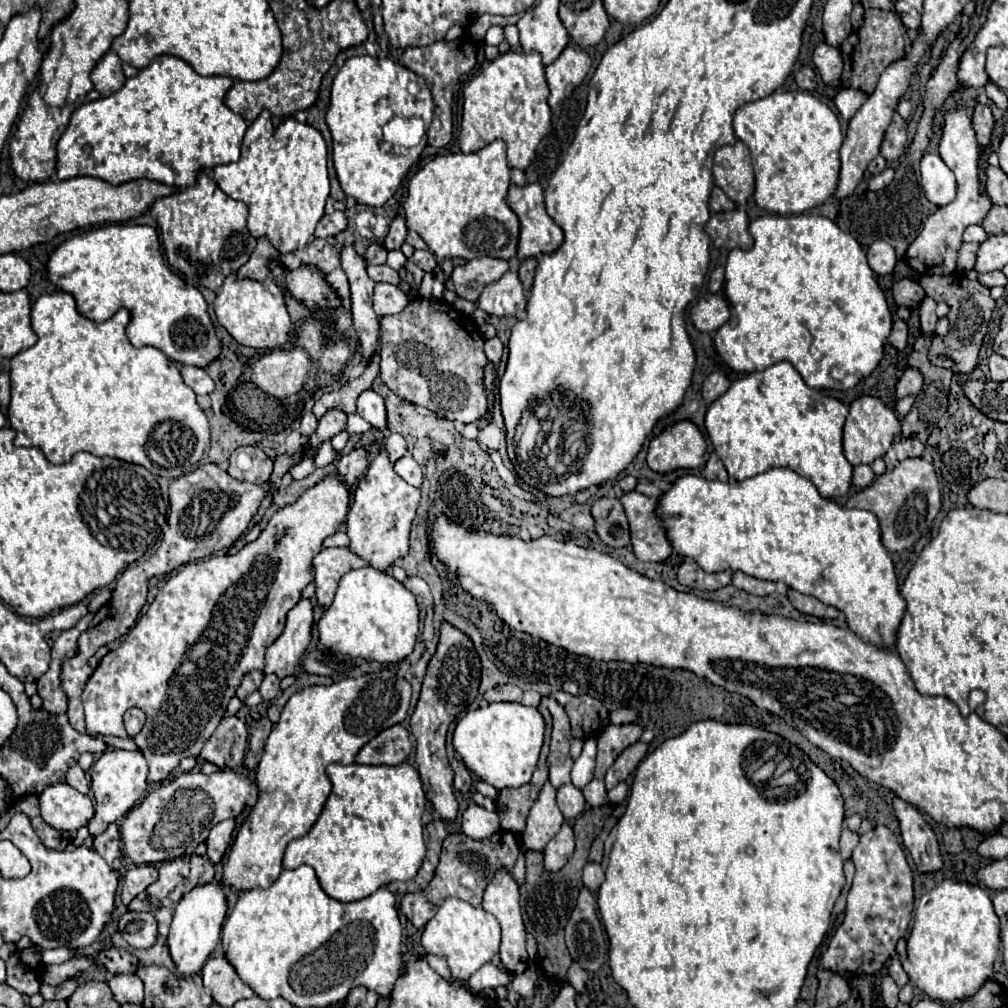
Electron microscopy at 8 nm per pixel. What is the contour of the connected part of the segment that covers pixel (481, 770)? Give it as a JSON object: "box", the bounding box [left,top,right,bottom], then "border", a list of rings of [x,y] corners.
{"box":[452,703,544,791],"border":[[[488,703],[486,707],[468,711],[458,721],[454,729],[452,745],[460,755],[460,759],[464,761],[464,765],[468,767],[468,771],[472,771],[482,781],[486,781],[488,785],[500,791],[504,787],[522,787],[524,783],[528,783],[528,779],[532,777],[532,771],[536,769],[542,741],[544,741],[544,719],[536,707],[526,707],[522,703]]]}

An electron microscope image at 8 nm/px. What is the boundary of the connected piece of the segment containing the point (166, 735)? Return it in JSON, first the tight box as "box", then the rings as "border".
{"box":[82,473,348,783],"border":[[[338,473],[324,477],[318,485],[304,491],[296,503],[276,511],[260,537],[236,555],[208,557],[180,567],[182,571],[174,571],[120,647],[110,651],[88,679],[82,693],[88,735],[100,733],[128,739],[122,717],[126,709],[140,707],[146,715],[146,723],[132,741],[148,761],[148,783],[168,779],[184,757],[198,757],[224,717],[228,701],[236,695],[240,679],[244,679],[248,671],[264,669],[266,649],[280,637],[286,613],[300,601],[304,587],[314,579],[312,559],[322,551],[324,539],[334,535],[346,519],[348,505],[348,485]]]}

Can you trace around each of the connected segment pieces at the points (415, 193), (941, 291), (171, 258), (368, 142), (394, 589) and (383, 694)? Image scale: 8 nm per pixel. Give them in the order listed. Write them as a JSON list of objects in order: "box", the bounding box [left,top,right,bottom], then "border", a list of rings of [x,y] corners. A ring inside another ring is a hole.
[{"box":[404,139,520,259],"border":[[[502,139],[492,141],[476,153],[448,153],[428,161],[408,183],[408,199],[404,201],[406,225],[416,231],[426,245],[440,259],[476,259],[476,257],[516,257],[520,223],[516,213],[508,207],[506,195],[510,187],[510,167],[506,163],[506,143]]]},{"box":[920,275,994,373],"border":[[[924,275],[920,279],[920,285],[924,287],[926,295],[934,297],[936,301],[944,301],[950,307],[948,319],[950,319],[950,333],[946,337],[934,337],[928,359],[932,365],[944,367],[948,361],[948,367],[954,373],[970,373],[978,363],[978,353],[988,329],[988,321],[992,317],[994,299],[990,297],[990,289],[980,285],[978,281],[970,281],[966,277],[940,277],[940,275]]]},{"box":[150,173,256,291],"border":[[[206,173],[198,175],[196,185],[186,187],[176,195],[158,199],[150,213],[158,221],[168,263],[184,275],[188,285],[194,287],[202,285],[212,291],[222,287],[224,279],[236,273],[256,247],[256,239],[246,229],[248,207],[220,191]]]},{"box":[326,57,434,207],"border":[[[350,57],[334,77],[326,123],[332,133],[332,159],[340,187],[360,205],[382,207],[396,193],[410,165],[419,160],[427,145],[424,139],[418,146],[402,149],[384,141],[382,125],[394,115],[420,117],[426,127],[432,123],[434,103],[424,79],[390,59]],[[397,149],[403,153],[398,154]]]},{"box":[318,567,418,663],"border":[[[364,567],[340,579],[334,603],[324,609],[318,629],[320,643],[334,653],[378,663],[398,663],[414,651],[418,637],[418,605],[414,595],[392,575]]]},{"box":[222,671,410,891],"border":[[[380,671],[356,679],[348,677],[330,687],[314,685],[288,699],[280,721],[264,743],[264,755],[256,767],[260,795],[224,859],[222,887],[252,891],[270,887],[278,879],[286,845],[312,829],[330,795],[332,785],[324,773],[326,767],[330,763],[352,763],[362,745],[380,731],[402,723],[410,693],[410,683],[398,679],[396,671]]]}]

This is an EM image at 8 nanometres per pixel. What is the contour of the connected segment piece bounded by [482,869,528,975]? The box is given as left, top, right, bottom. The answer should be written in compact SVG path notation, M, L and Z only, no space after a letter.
M500 869L496 873L496 877L490 881L490 885L484 891L484 901L482 907L492 913L500 925L502 925L502 945L500 945L500 961L502 967L506 971L512 971L512 975L518 975L526 969L526 961L528 961L528 953L526 953L526 931L524 931L524 923L522 923L522 915L520 915L520 893L518 893L518 885L514 883L512 875L506 869Z

